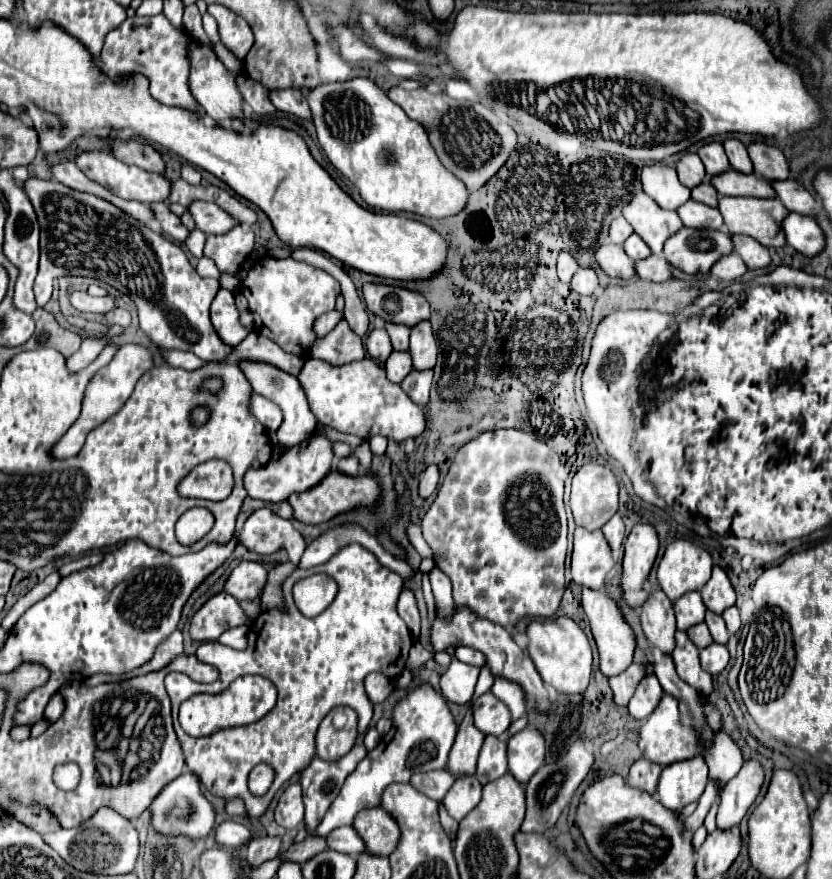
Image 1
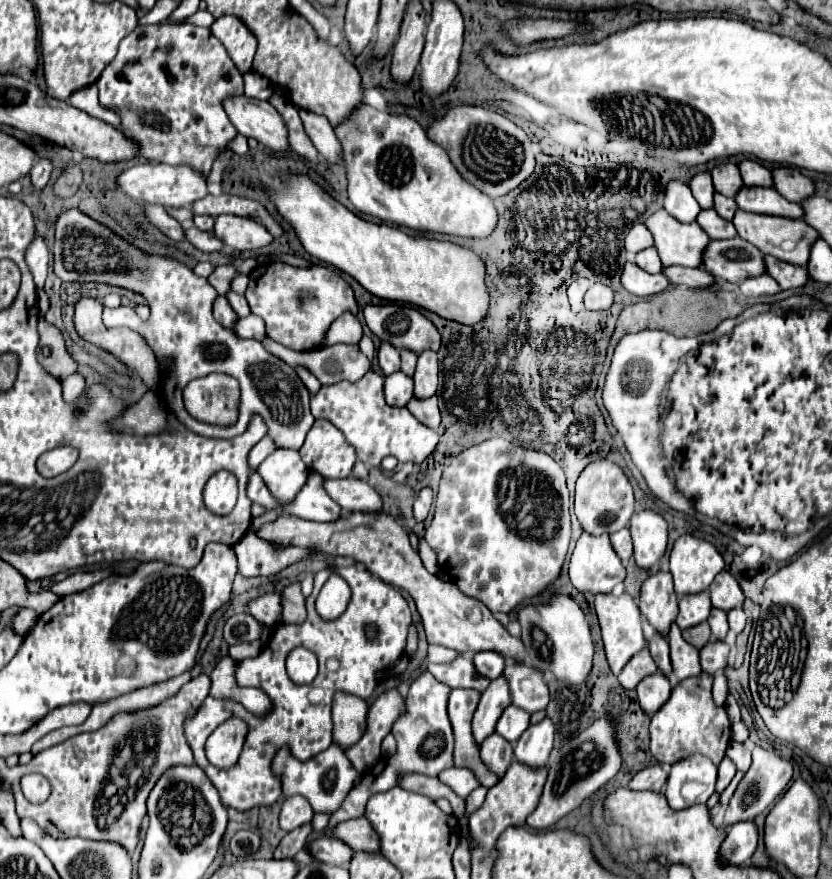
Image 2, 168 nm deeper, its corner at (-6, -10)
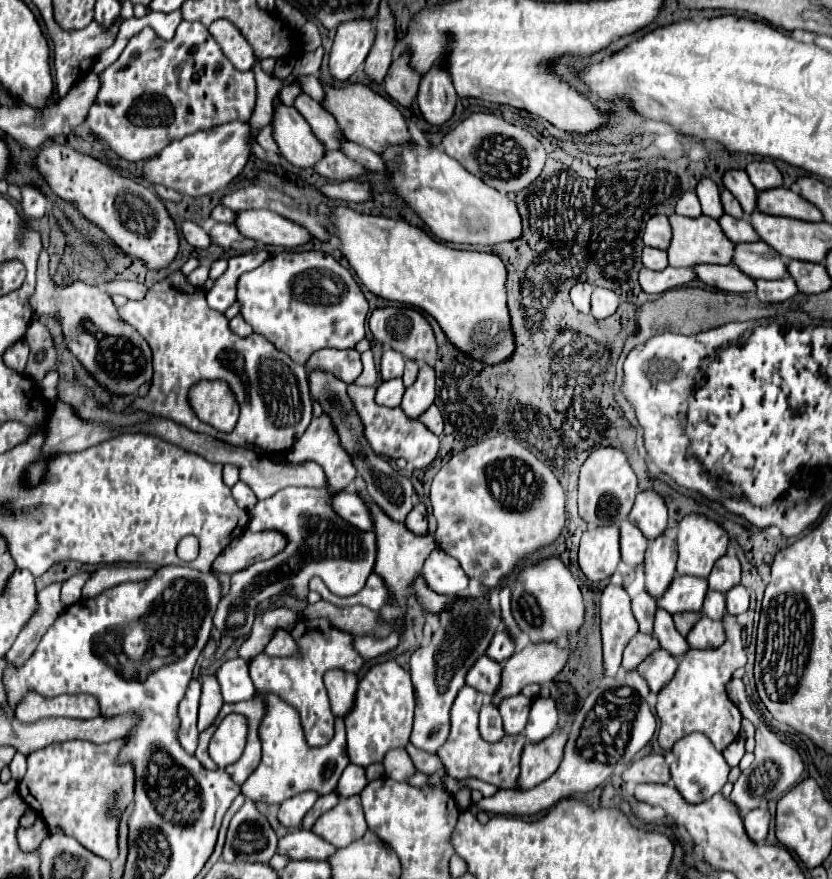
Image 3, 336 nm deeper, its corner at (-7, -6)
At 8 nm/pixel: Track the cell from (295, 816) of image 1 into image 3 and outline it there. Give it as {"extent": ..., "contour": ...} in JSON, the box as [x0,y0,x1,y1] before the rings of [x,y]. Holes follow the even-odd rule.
{"extent":[279,792,319,828],"contour":[[[303,792],[299,796],[285,800],[279,808],[279,822],[287,828],[299,828],[303,816],[313,808],[317,798],[319,798],[317,792]]]}

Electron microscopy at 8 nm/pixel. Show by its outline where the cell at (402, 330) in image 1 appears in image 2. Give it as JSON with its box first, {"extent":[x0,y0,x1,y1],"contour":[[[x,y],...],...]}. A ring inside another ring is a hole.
{"extent":[400,350,416,376],"contour":[[[400,350],[400,356],[402,356],[402,372],[412,376],[414,374],[414,368],[416,368],[416,354],[414,352],[408,352],[408,350]]]}

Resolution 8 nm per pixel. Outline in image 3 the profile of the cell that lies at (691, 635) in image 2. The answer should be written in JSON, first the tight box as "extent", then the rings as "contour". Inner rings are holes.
{"extent":[673,612,699,636],"contour":[[[681,612],[681,614],[673,614],[673,622],[677,632],[681,632],[681,636],[687,636],[687,632],[693,628],[693,624],[699,620],[699,612]]]}

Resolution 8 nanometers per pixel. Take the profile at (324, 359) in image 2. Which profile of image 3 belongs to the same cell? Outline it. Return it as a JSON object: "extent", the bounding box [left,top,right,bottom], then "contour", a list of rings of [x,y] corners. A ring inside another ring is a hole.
{"extent":[307,348,361,384],"contour":[[[333,348],[319,350],[307,362],[307,368],[315,366],[333,372],[347,384],[351,384],[361,374],[361,358],[357,350],[333,350]]]}

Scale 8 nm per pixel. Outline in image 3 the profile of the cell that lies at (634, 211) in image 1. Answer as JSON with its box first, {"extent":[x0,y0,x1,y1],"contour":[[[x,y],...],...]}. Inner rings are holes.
{"extent":[669,214,735,266],"contour":[[[673,214],[669,216],[671,228],[673,228],[673,240],[669,254],[669,266],[697,266],[697,264],[733,264],[733,250],[735,244],[725,236],[719,222],[709,216],[699,218],[687,218]]]}

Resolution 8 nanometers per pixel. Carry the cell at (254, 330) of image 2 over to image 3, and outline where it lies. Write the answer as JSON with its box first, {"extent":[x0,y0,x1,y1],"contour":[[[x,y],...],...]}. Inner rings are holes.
{"extent":[229,316,253,338],"contour":[[[235,316],[233,320],[229,320],[229,328],[231,328],[231,332],[235,332],[235,334],[241,336],[241,338],[247,338],[249,334],[253,334],[251,326],[249,326],[241,316]]]}

